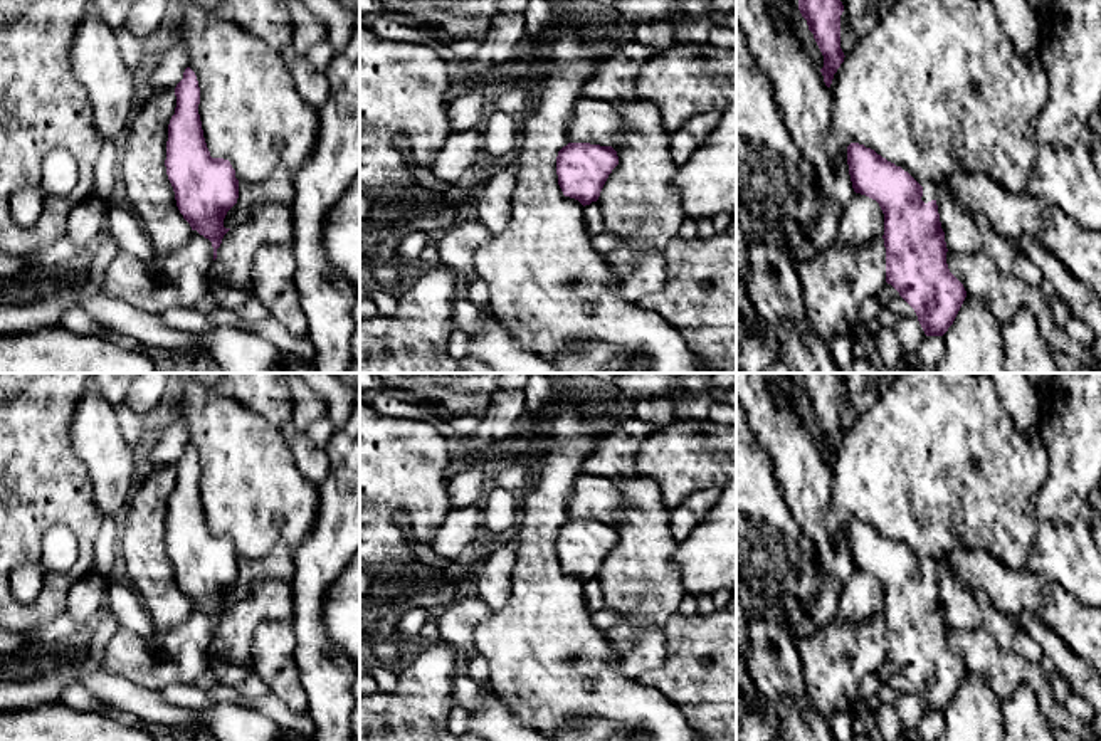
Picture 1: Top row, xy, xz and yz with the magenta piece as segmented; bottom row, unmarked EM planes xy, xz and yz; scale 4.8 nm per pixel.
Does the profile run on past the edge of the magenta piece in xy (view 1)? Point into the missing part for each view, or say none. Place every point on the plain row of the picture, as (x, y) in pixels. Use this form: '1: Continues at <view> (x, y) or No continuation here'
1: No continuation here

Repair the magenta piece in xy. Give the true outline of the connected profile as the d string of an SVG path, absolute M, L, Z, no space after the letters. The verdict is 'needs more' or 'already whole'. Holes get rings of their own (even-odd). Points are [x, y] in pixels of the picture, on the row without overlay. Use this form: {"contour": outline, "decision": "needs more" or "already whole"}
{"contour": "M187 444L175 464L176 484L168 501L166 551L180 590L192 607L208 615L213 637L224 612L227 588L237 580L239 556L229 536L212 534L198 491L200 464Z", "decision": "already whole"}

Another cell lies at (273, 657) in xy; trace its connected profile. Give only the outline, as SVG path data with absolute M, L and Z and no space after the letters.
M264 620L257 625L249 667L294 712L308 712L309 702L299 679L291 620Z

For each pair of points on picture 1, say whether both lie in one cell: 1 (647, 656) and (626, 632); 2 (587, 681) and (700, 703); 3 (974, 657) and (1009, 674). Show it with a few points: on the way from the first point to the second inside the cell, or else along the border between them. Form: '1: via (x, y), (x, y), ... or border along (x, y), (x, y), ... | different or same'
1: via (642, 651), (631, 637) | same
2: border along (636, 679), (656, 688), (679, 709), (688, 723) | different
3: via (982, 657), (1000, 666) | same

